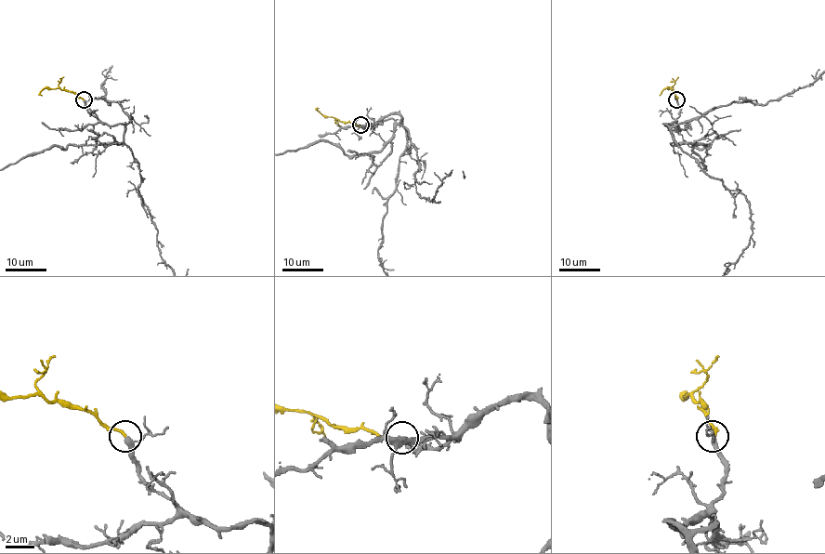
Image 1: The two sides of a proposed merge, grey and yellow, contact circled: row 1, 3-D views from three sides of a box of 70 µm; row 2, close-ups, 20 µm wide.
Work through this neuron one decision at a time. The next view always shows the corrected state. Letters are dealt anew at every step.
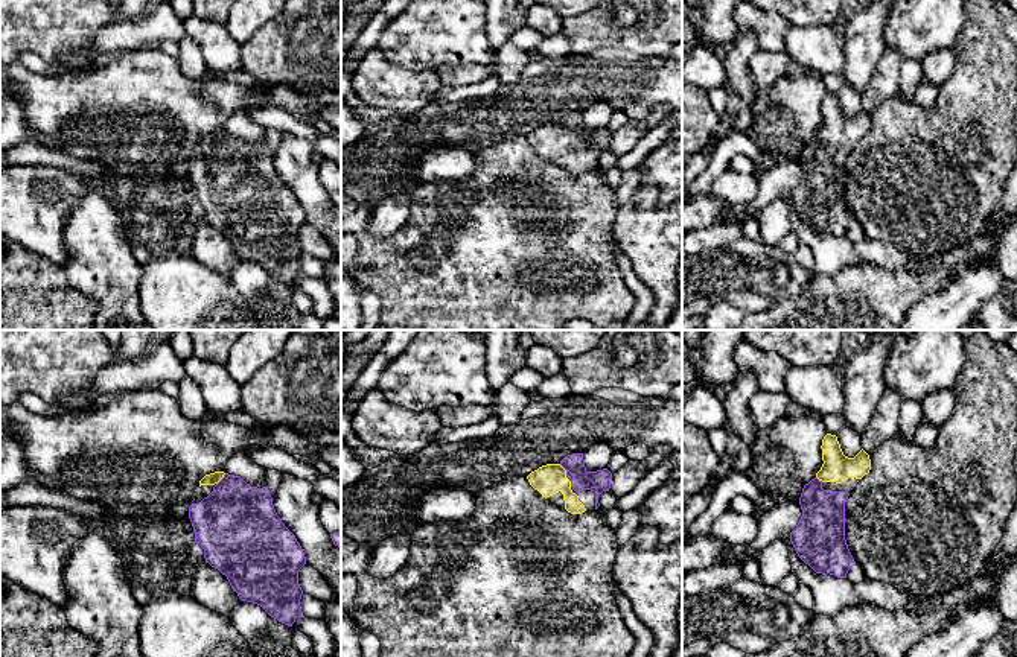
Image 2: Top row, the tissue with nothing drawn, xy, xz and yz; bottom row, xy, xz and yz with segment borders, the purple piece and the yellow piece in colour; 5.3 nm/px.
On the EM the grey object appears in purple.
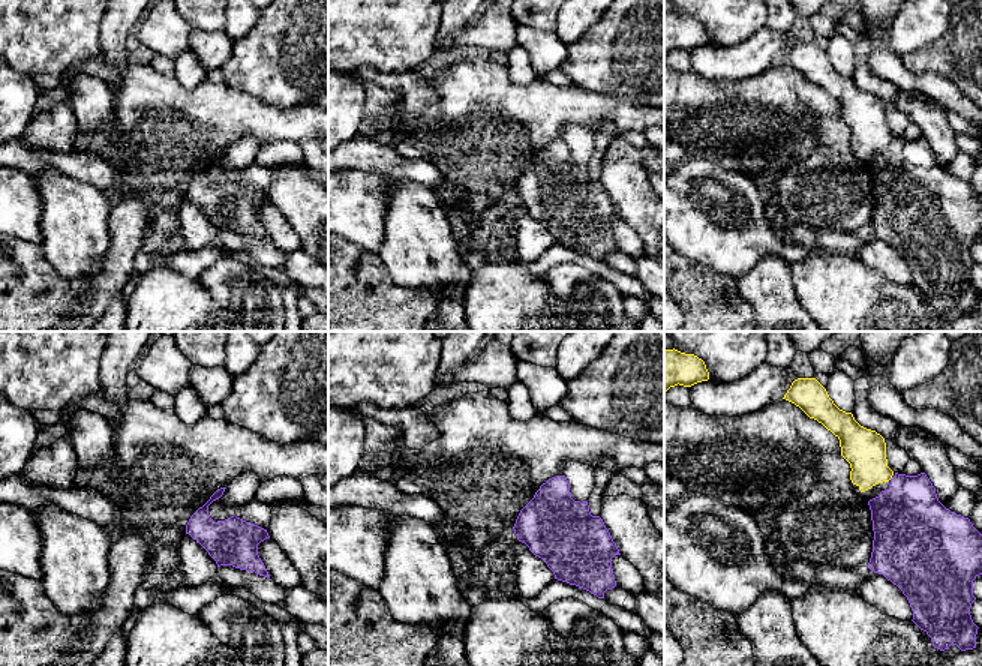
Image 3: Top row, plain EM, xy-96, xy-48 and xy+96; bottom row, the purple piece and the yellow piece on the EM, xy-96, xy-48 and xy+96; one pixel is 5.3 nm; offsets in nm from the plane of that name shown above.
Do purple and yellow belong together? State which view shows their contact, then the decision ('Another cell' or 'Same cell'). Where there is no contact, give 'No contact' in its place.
Touches purple in xy. Same cell

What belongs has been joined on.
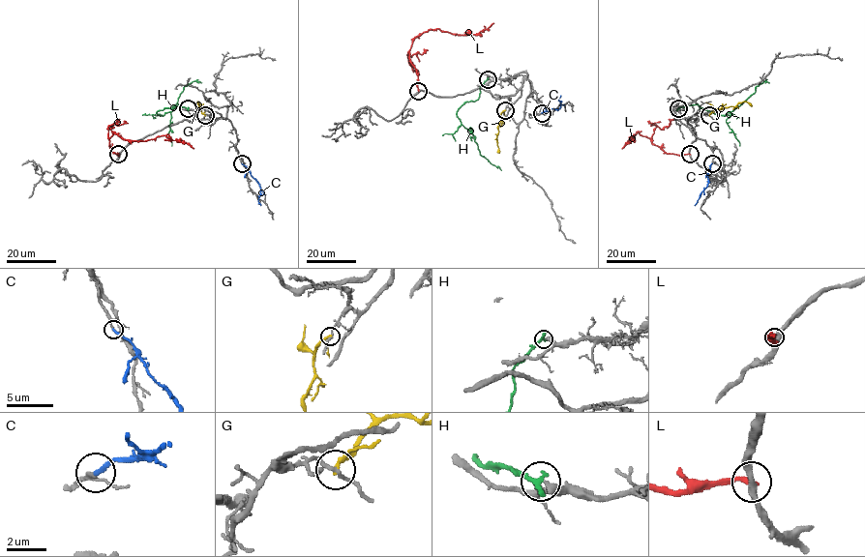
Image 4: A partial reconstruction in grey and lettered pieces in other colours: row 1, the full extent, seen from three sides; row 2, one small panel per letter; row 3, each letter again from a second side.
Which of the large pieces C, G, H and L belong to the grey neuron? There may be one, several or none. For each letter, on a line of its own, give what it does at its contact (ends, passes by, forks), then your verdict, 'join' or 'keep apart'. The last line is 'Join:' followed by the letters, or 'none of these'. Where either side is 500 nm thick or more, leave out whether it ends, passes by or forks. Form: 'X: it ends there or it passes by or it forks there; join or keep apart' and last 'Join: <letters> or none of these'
C: it ends there; join
G: it ends there; keep apart
H: it ends there; keep apart
L: it ends there; keep apart
Join: C

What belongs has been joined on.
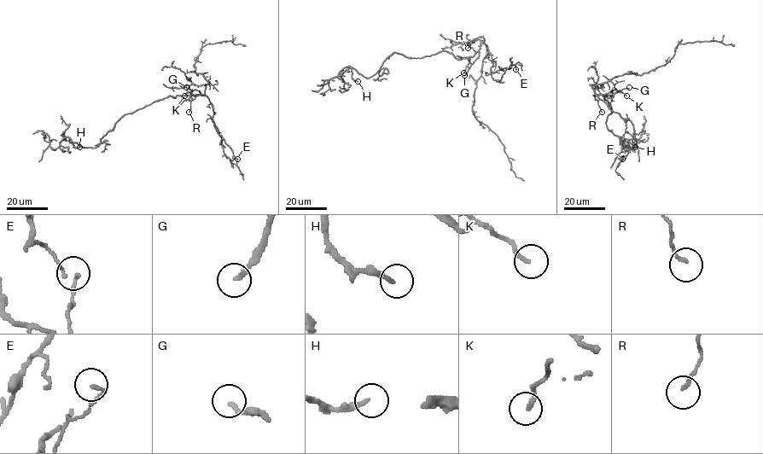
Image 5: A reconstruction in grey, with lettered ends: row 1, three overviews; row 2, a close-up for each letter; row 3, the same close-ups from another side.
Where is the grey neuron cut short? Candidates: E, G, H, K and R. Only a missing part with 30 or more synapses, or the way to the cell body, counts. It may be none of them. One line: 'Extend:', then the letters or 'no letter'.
Extend: G

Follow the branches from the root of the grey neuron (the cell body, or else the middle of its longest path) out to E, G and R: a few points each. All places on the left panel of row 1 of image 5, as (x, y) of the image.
E: (183, 96), (207, 97), (213, 111), (212, 120), (222, 139), (223, 152), (236, 165), (237, 159)
G: (183, 96), (184, 100), (190, 96), (192, 90), (186, 87)
R: (183, 96), (201, 95), (191, 101), (189, 112)

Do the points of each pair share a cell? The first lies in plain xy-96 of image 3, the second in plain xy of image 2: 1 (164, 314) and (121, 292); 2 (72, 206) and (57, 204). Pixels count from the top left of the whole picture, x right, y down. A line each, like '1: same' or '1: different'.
1: different
2: different

